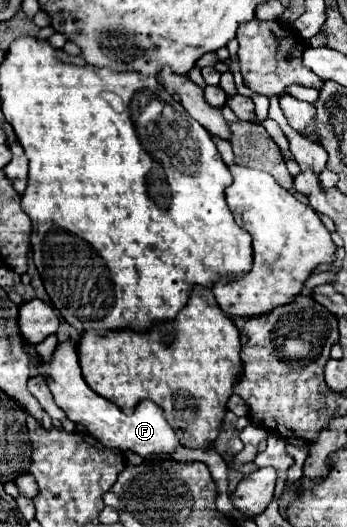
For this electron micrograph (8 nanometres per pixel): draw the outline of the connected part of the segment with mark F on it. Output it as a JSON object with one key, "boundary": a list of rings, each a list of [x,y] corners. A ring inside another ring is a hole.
{"boundary":[[[70,340],[58,344],[48,362],[38,364],[38,374],[46,378],[46,384],[52,392],[56,404],[66,412],[68,420],[72,420],[76,426],[84,426],[86,432],[92,434],[100,444],[118,448],[122,452],[132,450],[144,458],[150,454],[170,454],[172,450],[182,446],[176,432],[166,424],[162,408],[154,406],[154,402],[144,400],[136,406],[136,410],[132,414],[124,414],[110,400],[92,392],[80,374],[76,346]]]}

